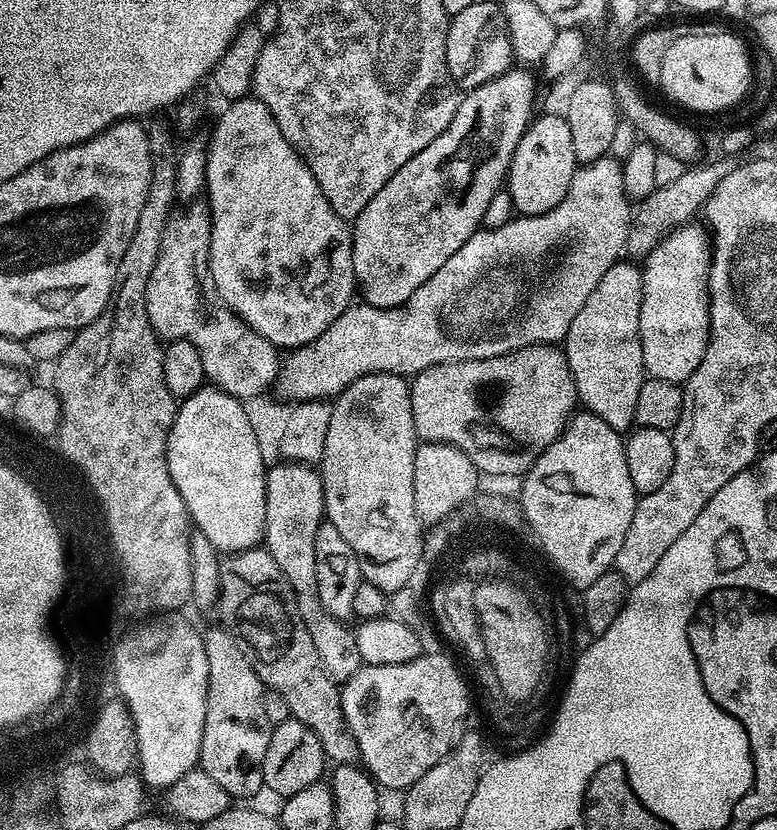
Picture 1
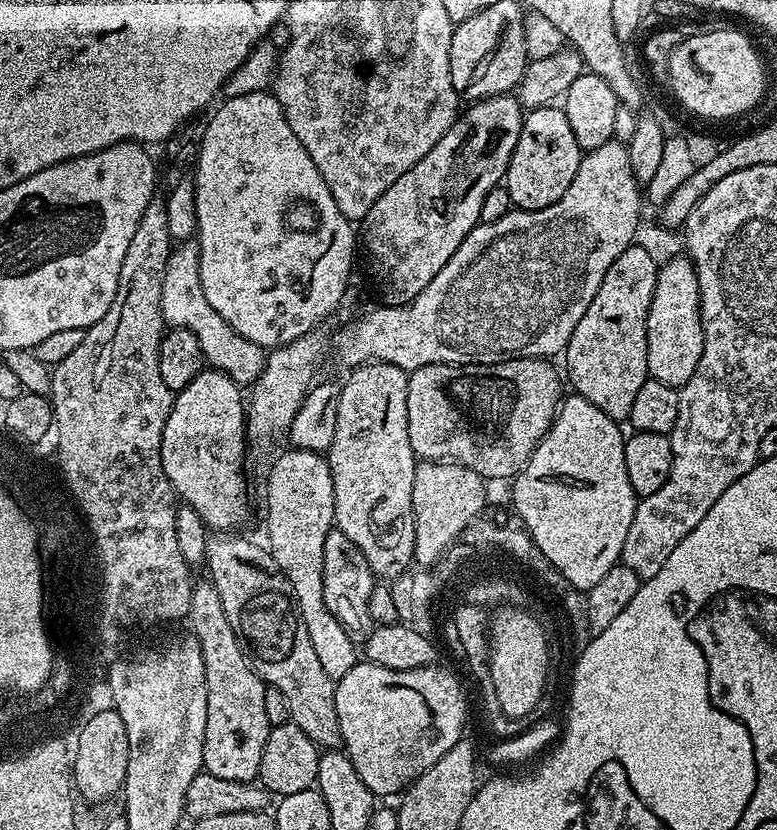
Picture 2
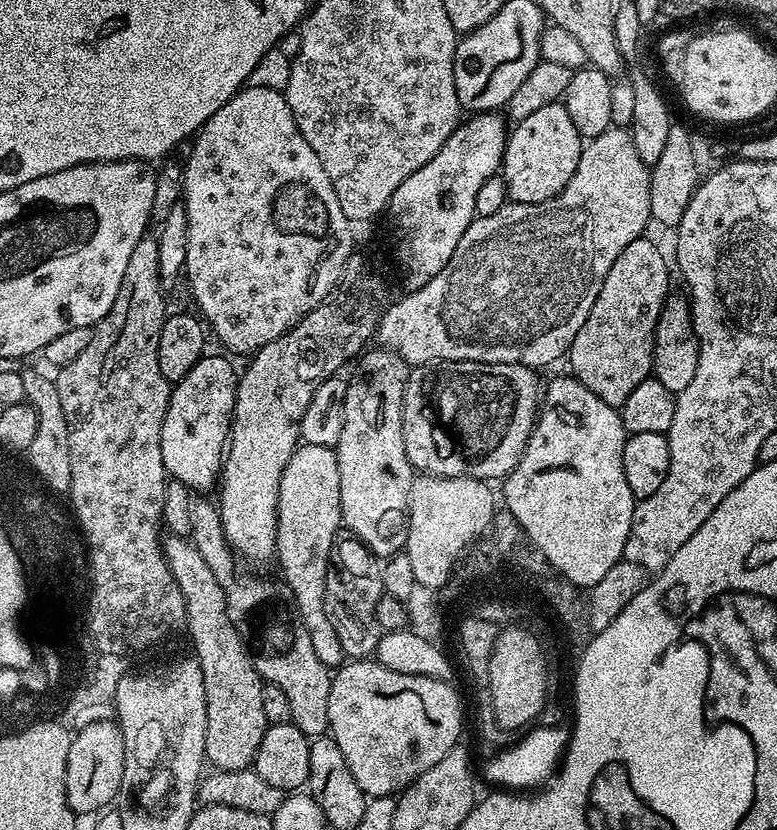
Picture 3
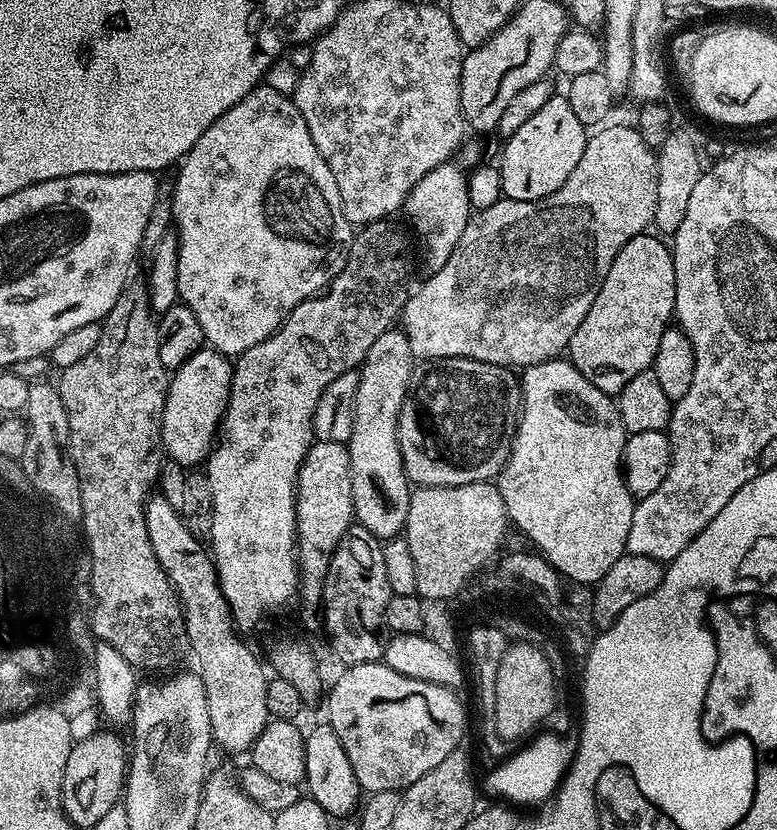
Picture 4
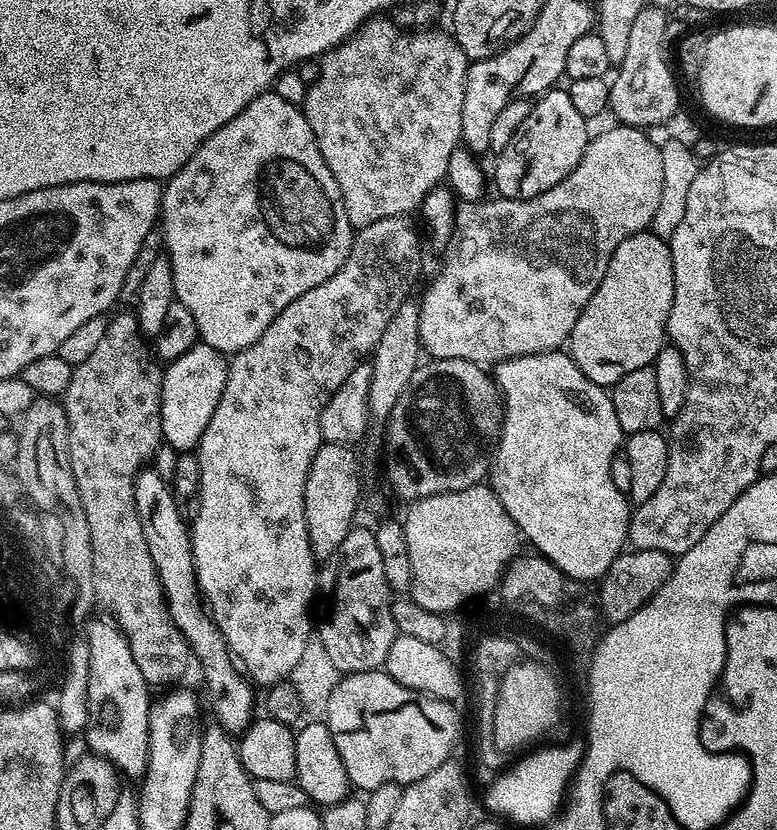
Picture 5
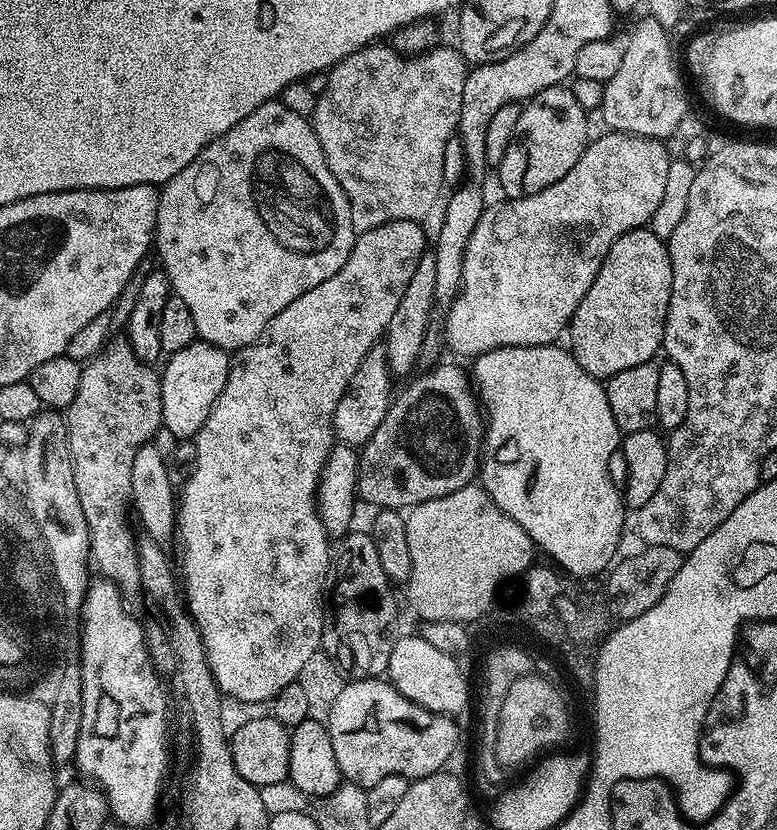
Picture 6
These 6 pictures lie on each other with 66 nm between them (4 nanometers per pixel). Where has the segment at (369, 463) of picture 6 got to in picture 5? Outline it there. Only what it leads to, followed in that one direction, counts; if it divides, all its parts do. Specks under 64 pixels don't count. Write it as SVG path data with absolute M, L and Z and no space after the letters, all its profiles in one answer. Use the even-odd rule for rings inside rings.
M428 358L421 363L419 368L414 370L414 374L410 378L406 390L402 390L402 394L398 398L398 402L394 406L391 416L386 421L386 427L388 429L384 432L384 472L388 475L388 484L392 487L393 494L401 496L404 502L421 500L439 492L453 492L454 490L469 488L470 486L481 483L489 475L496 442L500 439L502 397L499 388L496 386L495 379L489 373L487 376L484 372L487 371L481 365L470 362L469 360L463 360L462 358L446 358L445 360Z

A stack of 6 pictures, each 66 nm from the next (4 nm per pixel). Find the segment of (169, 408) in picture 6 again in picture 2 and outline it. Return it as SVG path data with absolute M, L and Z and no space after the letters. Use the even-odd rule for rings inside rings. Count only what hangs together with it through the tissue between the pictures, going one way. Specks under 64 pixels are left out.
M211 366L205 367L203 372L190 382L181 392L175 393L170 418L166 418L166 430L162 430L162 470L166 470L166 478L172 484L172 490L183 503L190 505L202 518L202 522L212 530L236 530L239 524L248 520L248 484L244 481L244 444L246 445L246 396L241 385L234 382L225 372Z

